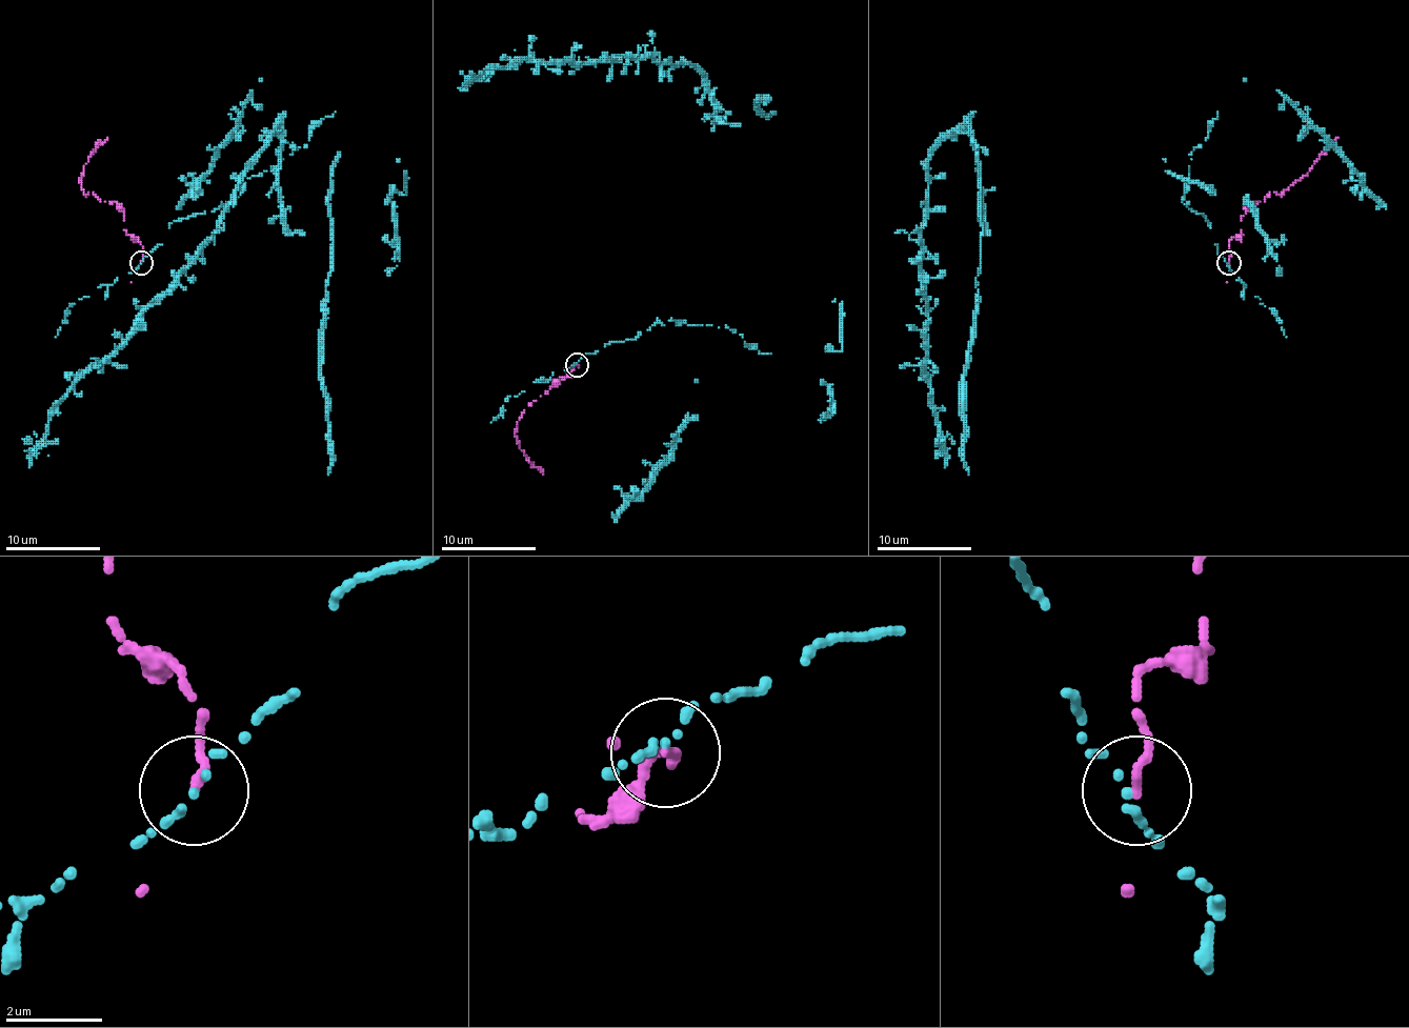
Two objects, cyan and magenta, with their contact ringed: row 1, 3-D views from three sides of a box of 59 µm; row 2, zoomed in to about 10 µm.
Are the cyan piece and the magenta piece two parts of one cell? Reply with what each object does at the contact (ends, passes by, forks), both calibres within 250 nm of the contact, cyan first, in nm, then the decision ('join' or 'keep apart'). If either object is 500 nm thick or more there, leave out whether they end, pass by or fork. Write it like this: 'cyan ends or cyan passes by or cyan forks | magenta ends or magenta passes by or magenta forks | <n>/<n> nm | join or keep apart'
cyan ends | magenta ends | 170/190 nm | keep apart

